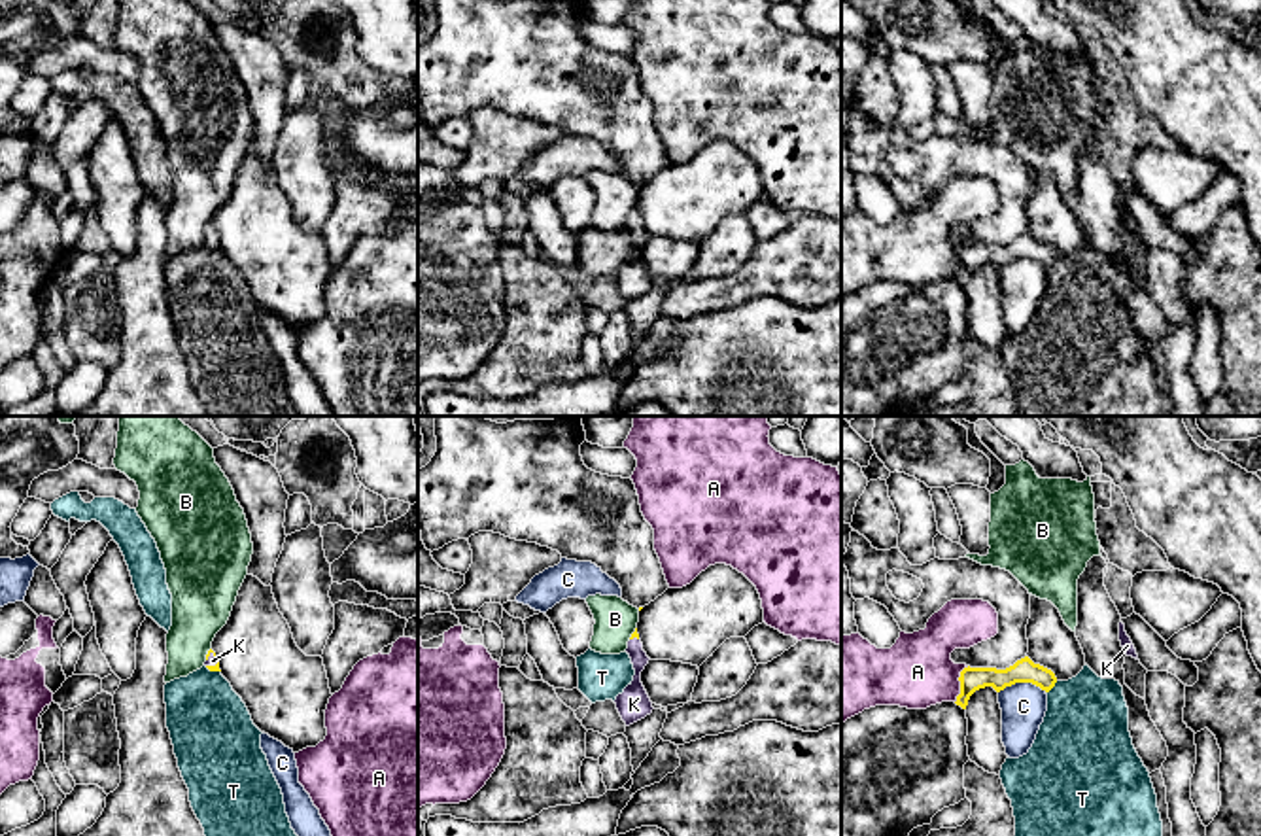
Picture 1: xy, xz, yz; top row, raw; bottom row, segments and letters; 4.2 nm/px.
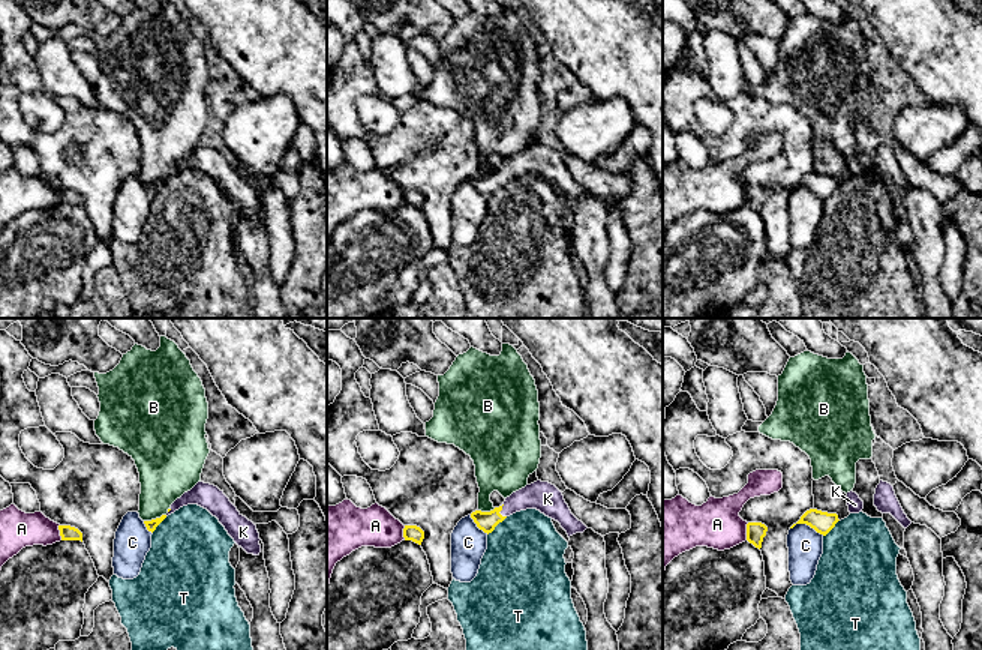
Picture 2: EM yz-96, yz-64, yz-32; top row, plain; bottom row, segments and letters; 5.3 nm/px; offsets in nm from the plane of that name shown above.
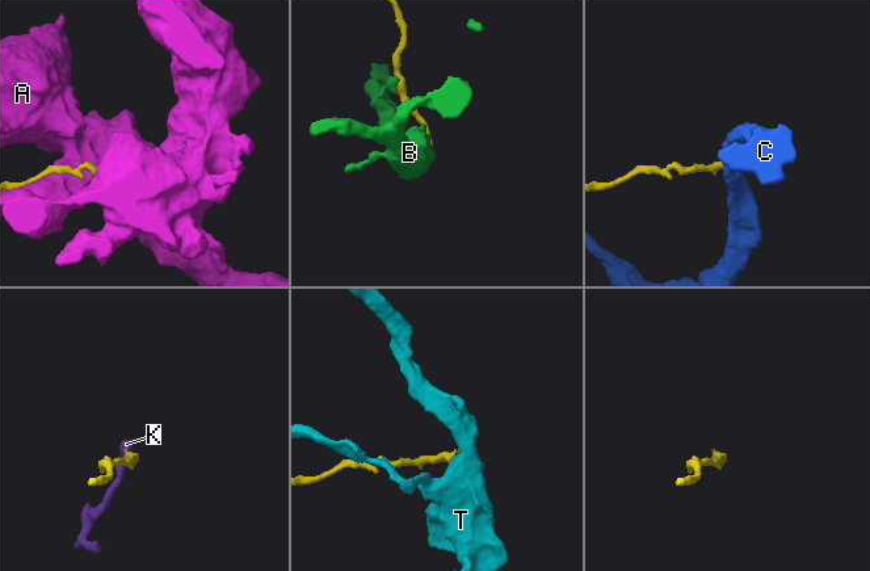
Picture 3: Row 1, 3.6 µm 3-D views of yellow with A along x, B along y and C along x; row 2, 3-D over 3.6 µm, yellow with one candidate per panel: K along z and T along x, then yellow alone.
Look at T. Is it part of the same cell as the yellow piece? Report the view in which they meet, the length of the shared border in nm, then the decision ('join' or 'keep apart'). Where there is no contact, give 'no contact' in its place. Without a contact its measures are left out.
yz | 80 nm | keep apart

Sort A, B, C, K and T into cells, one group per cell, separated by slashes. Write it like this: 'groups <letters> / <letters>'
groups A / B / C / K / T

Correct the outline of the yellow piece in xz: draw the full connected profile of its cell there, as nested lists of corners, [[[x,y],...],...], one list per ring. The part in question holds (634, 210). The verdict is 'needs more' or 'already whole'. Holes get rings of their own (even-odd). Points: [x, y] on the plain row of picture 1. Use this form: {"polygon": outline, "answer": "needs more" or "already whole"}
{"polygon": [[[637,204],[628,218],[626,229],[631,235],[635,252],[633,252],[633,257],[624,265],[624,269],[616,272],[614,280],[622,297],[626,299],[626,303],[630,303],[645,295],[647,291],[650,291],[654,286],[641,259],[641,248],[645,246],[650,235],[643,227],[643,219],[639,216]]], "answer": "needs more"}

